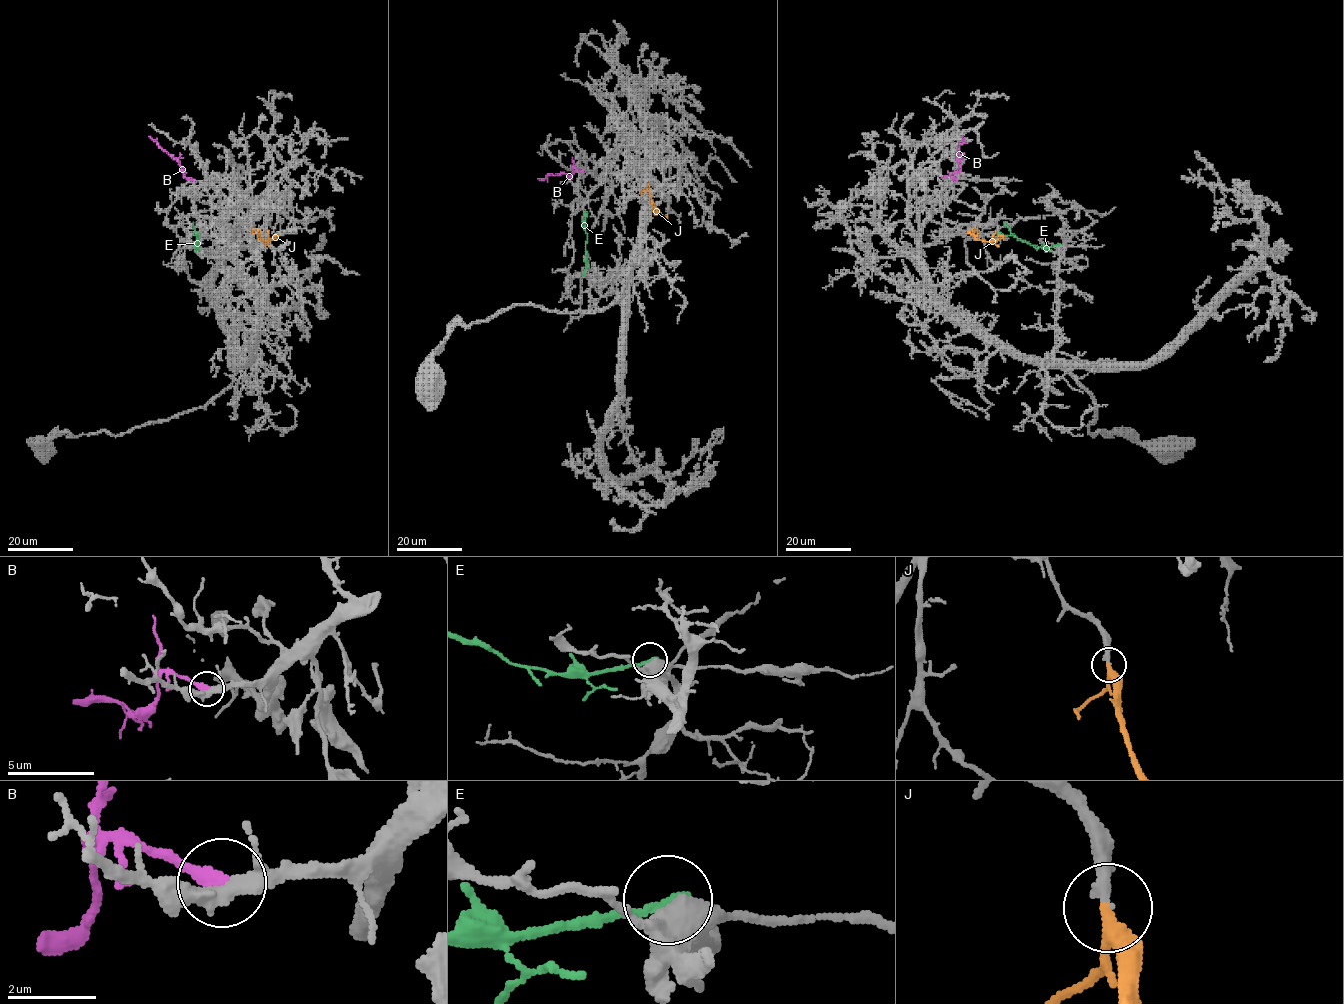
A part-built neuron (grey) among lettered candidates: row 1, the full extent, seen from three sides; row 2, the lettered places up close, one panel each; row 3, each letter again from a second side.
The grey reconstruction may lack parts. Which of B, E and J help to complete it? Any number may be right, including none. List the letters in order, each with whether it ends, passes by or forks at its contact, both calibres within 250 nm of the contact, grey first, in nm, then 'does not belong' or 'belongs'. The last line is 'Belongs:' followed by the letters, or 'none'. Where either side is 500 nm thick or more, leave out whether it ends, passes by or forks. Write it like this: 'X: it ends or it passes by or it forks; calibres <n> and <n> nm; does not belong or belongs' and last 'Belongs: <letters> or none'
B: it ends; calibres 280 and 320 nm; belongs
E: it ends; calibres 420 and 200 nm; does not belong
J: it passes by; calibres 300 and 280 nm; belongs
Belongs: B, J

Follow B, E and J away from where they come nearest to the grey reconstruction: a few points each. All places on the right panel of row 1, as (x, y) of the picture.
B: (955, 179), (952, 176), (959, 168), (958, 147), (962, 137)
E: (1057, 244), (1038, 247), (1012, 235), (995, 232)
J: (968, 233), (988, 241), (1002, 236)

